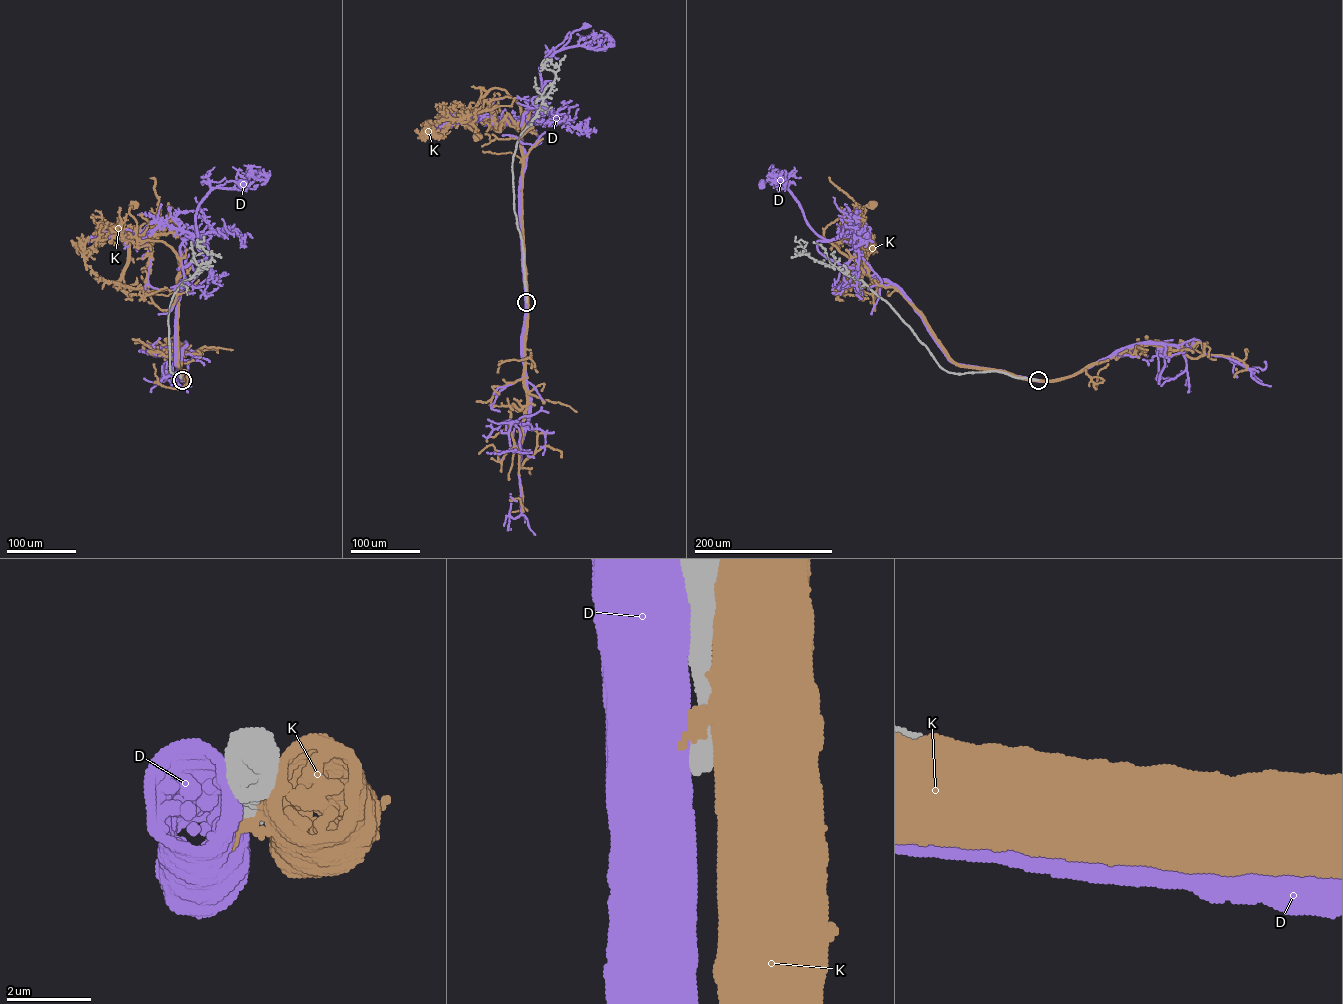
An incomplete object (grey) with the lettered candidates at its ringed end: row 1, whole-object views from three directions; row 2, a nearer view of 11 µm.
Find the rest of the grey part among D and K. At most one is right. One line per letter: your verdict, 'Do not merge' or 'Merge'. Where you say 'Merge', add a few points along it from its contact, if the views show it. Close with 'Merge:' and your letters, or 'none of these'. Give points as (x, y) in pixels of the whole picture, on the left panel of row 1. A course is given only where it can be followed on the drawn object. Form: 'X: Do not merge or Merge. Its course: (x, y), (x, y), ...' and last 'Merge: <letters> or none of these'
D: Do not merge
K: Do not merge
Merge: none of these

